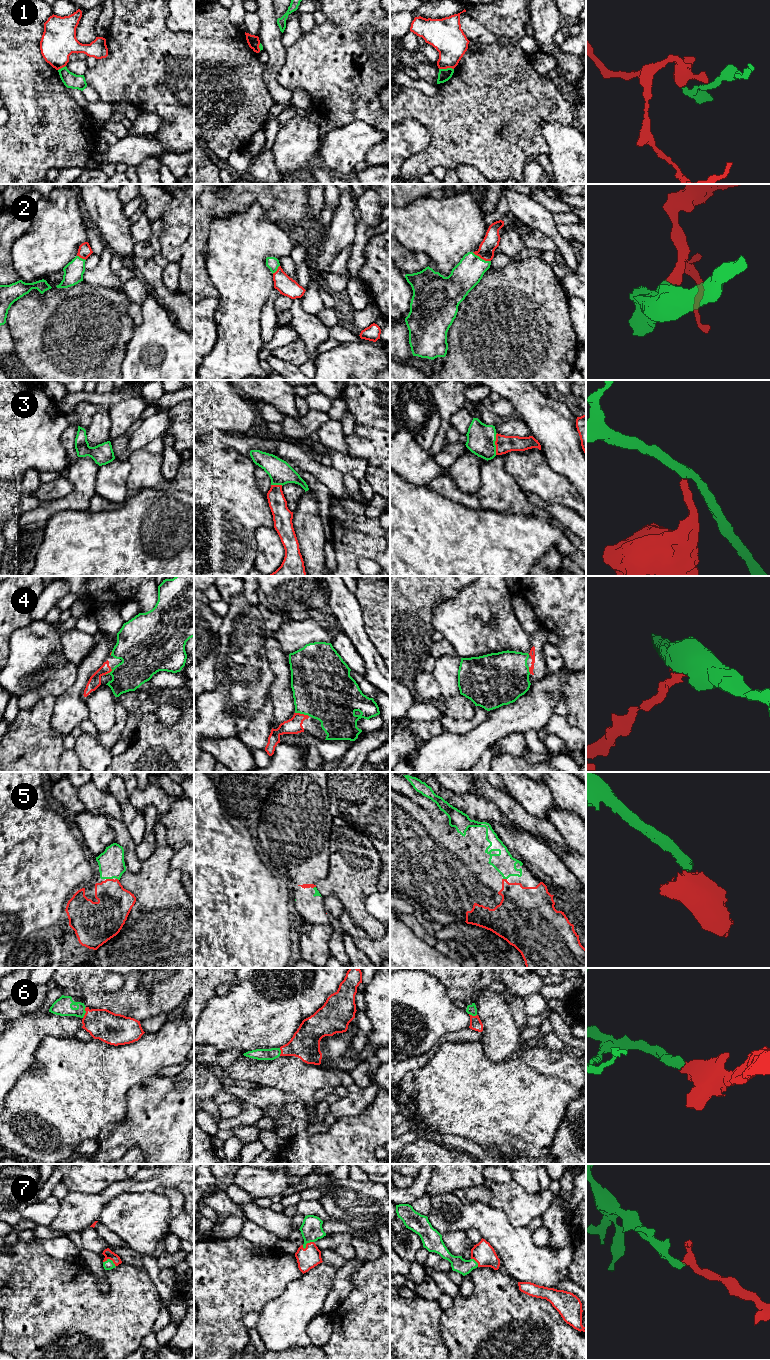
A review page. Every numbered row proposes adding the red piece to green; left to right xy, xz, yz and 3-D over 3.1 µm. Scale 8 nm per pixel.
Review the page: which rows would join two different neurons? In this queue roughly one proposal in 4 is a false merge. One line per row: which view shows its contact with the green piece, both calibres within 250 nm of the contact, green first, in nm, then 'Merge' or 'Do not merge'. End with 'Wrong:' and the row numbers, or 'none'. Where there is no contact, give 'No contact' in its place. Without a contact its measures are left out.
1: Touches green in yz. Thickness 100 nm (green) against 260 nm. Do not merge
2: Touches green in yz. Thickness 220 nm (green) against 130 nm. Merge
3: Touches green in yz. Thickness 220 nm (green) against 140 nm. Merge
4: Touches green in xz. Thickness 480 nm (green) against 130 nm. Merge
5: Touches green in xy. Thickness 220 nm (green) against 280 nm. Merge
6: Touches green in xy. Thickness 140 nm (green) against 240 nm. Merge
7: Touches green in xz. Thickness 180 nm (green) against 170 nm. Merge
Wrong: 1

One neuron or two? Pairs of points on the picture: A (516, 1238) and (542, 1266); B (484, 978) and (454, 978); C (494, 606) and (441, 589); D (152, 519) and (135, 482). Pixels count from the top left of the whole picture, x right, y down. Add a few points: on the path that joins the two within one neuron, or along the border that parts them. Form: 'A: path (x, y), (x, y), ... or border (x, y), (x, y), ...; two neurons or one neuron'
A: path (521, 1245), (535, 1259); one neuron
B: path (477, 978), (461, 978); one neuron
C: border (465, 586), (455, 597), (442, 600), (437, 605); two neurons
D: border (163, 491), (140, 489), (133, 493); two neurons

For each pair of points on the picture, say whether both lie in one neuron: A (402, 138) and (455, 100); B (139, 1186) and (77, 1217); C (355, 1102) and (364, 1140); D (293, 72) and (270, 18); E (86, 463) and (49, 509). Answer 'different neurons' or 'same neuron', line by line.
A: different neurons
B: same neuron
C: different neurons
D: different neurons
E: same neuron

